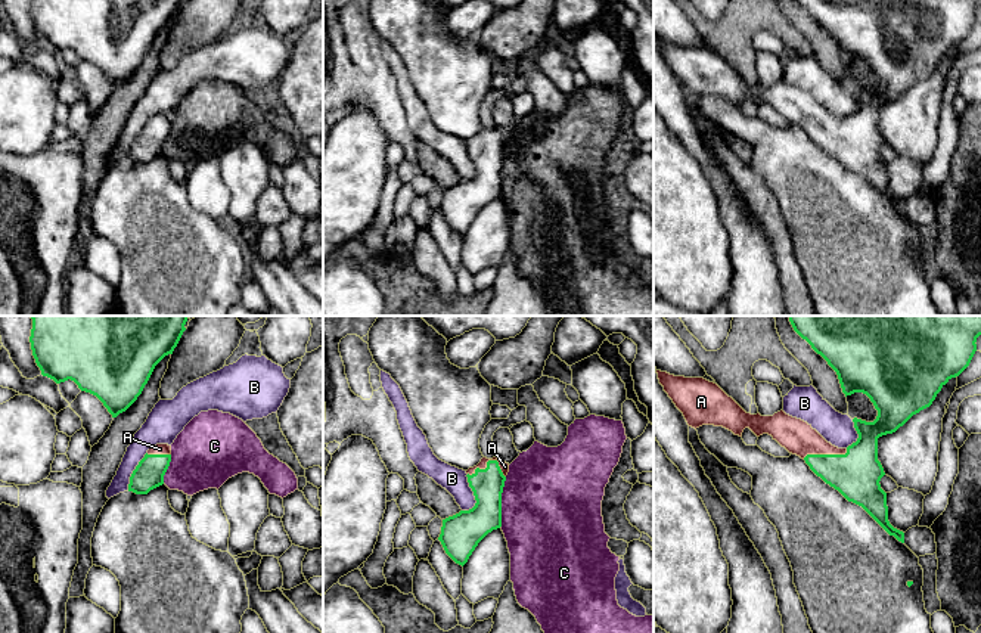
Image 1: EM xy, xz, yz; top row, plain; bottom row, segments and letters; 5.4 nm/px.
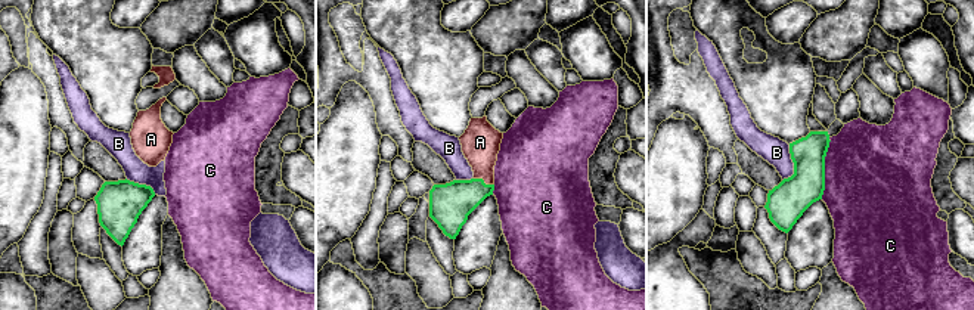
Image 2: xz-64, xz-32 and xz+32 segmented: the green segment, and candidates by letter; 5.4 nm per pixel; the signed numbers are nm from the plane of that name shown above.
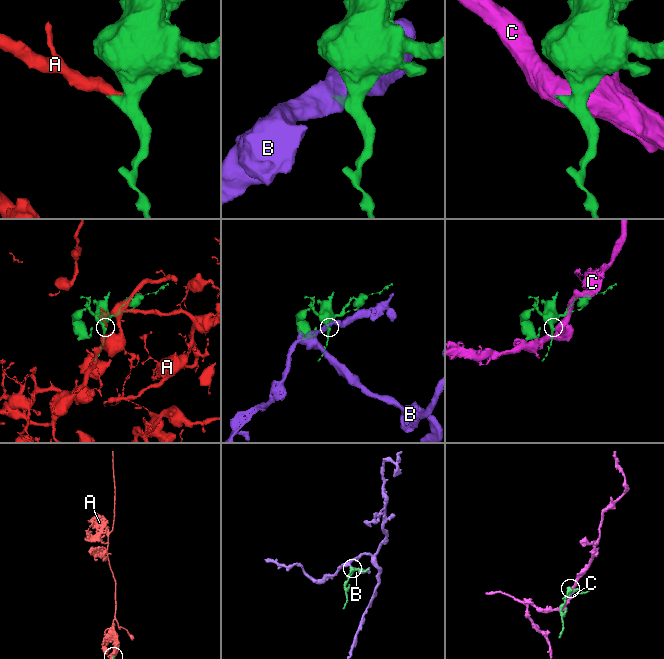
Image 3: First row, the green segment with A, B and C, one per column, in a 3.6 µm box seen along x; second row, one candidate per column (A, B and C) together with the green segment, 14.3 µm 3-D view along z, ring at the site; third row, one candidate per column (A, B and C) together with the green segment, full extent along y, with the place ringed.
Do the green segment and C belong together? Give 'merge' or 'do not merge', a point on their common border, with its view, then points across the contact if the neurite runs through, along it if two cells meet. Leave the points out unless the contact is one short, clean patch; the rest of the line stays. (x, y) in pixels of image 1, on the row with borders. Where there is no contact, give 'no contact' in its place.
do not merge; contact xz (500, 502); border xz (506, 477), (502, 493), (502, 524), (499, 527)

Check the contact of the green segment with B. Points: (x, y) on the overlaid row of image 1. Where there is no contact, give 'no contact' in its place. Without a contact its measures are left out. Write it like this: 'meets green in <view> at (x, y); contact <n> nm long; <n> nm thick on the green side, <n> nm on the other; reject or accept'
meets green in xz at (474, 495); contact 220 nm long; 220 nm thick on the green side, 140 nm on the other; reject

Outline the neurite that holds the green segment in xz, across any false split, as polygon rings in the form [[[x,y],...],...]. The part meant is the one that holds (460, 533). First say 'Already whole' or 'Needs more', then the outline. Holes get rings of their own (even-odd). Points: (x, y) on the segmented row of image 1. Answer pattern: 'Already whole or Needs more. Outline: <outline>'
Needs more. Outline: [[[493,457],[466,471],[475,506],[443,519],[441,542],[446,553],[459,565],[465,565],[478,543],[493,530],[502,527],[502,493],[509,463]]]

